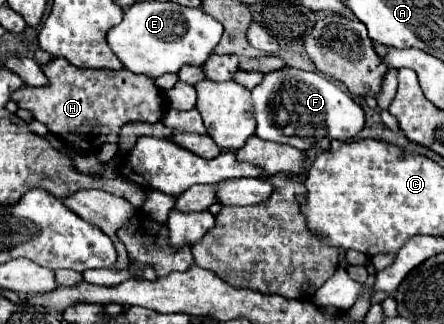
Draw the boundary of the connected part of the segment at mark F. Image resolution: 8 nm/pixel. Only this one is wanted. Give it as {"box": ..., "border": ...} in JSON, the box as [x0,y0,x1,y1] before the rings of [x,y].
{"box":[251,68,365,152],"border":[[[285,68],[265,74],[261,86],[251,90],[257,136],[281,144],[291,144],[303,152],[317,148],[327,150],[331,140],[351,140],[365,126],[363,108],[339,84],[319,72]]]}

